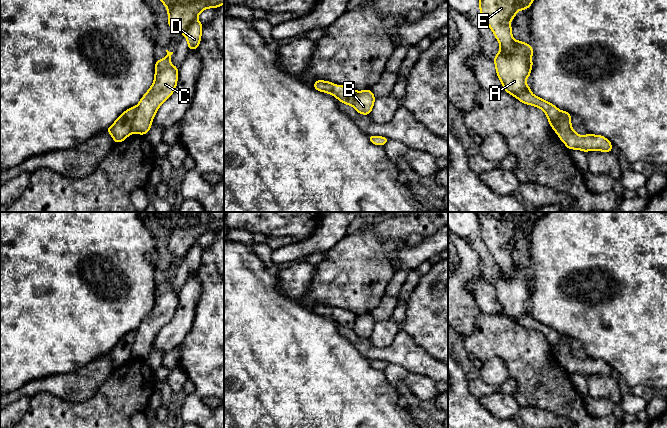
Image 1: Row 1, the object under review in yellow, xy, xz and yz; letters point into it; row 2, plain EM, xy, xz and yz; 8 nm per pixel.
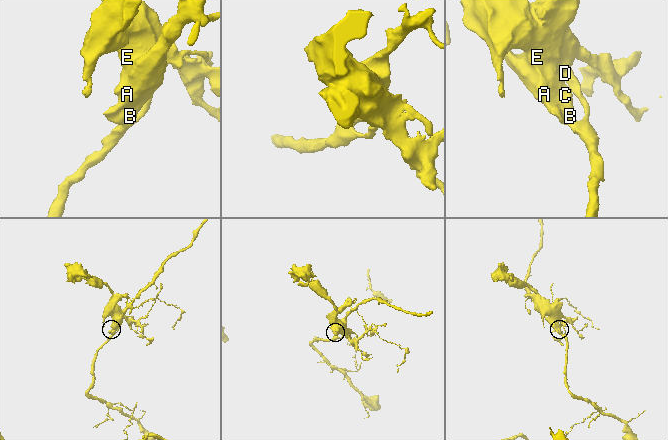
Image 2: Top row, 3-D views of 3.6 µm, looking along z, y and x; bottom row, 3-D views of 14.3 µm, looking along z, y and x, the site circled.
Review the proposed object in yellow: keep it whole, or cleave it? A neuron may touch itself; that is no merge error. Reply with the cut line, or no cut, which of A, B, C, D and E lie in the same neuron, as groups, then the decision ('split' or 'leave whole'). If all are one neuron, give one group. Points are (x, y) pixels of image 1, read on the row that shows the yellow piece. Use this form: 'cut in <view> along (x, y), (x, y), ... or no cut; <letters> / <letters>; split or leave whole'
cut in yz along (513, 39), (513, 51), (507, 55); A B C D / E; split

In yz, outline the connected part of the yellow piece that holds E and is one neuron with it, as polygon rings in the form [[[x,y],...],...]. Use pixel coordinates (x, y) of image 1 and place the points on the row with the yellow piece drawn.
[[[479,0],[483,19],[494,33],[501,50],[507,55],[511,55],[514,49],[510,21],[518,10],[528,9],[532,2],[533,0]]]

